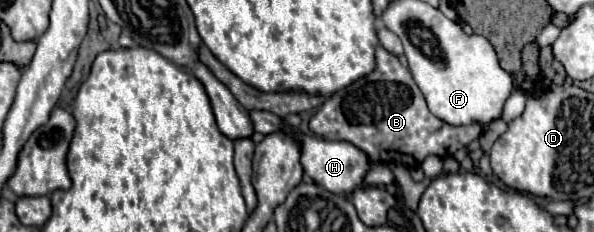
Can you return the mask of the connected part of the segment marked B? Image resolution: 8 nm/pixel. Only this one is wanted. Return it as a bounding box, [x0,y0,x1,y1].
[310,46,482,168]

